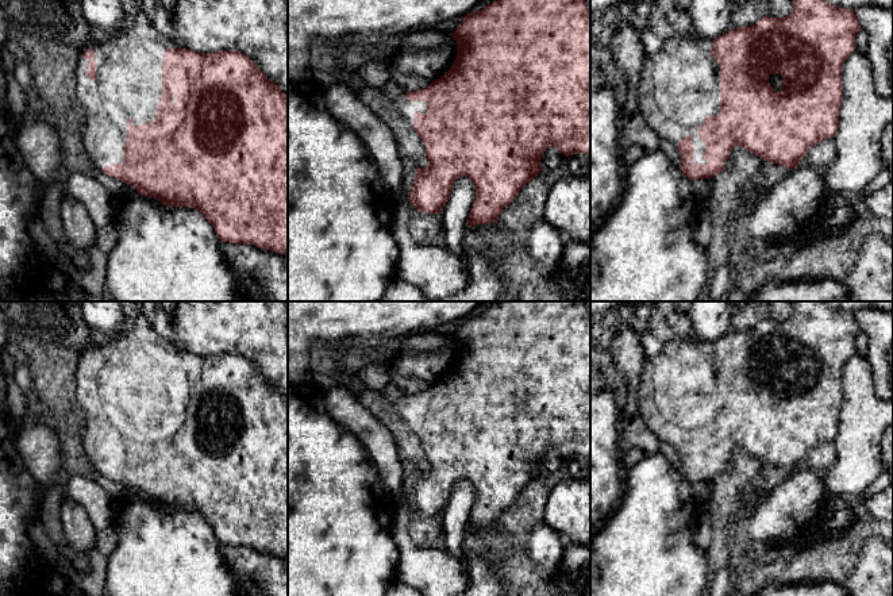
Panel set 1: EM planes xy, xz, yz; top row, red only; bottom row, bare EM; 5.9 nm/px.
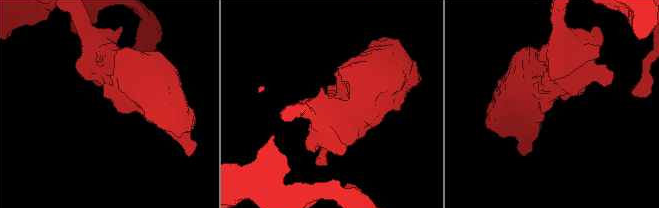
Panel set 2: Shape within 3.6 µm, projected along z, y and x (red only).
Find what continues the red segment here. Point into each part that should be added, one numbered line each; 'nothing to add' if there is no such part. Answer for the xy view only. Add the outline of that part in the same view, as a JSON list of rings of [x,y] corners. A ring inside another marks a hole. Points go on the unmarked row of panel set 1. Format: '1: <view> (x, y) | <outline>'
1: xy (129, 387) | [[[141,312],[119,337],[80,351],[76,369],[76,397],[85,420],[82,447],[97,472],[103,473],[105,469],[124,464],[128,420],[132,422],[134,428],[157,422],[157,411],[162,397],[163,357],[174,349],[170,341],[155,332],[146,315]],[[86,351],[95,354],[96,382],[86,380],[88,362],[82,359]]]

